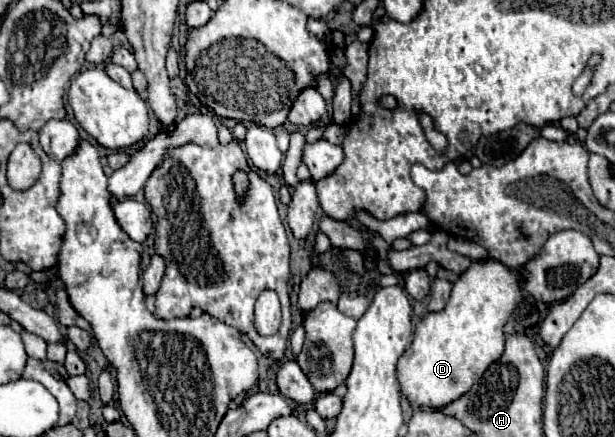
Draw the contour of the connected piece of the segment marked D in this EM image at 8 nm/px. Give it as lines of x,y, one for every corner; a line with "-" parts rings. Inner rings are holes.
490,258
490,260
486,260
486,262
472,262
470,268
454,282
452,296
450,296
446,308
440,310
440,312
428,312
428,314
418,322
416,334
414,334
414,340
412,340
410,348
408,348
408,350
402,354
402,358
398,360
398,366
396,366
398,372
396,372
396,376
398,376
398,384
400,384
402,398
406,398
406,400
410,402
410,406
420,406
420,408
422,408
422,406
424,406
424,408
444,408
444,406
448,406
450,402
454,402
456,398
460,398
462,394
466,394
466,392
482,378
482,374
486,372
486,368
502,356
502,350
504,350
504,324
506,324
508,316
514,312
514,308
518,308
520,304
522,304
522,282
518,282
518,272
516,272
516,270
510,270
510,268
502,266
502,262
498,262
498,260
494,260
494,258

